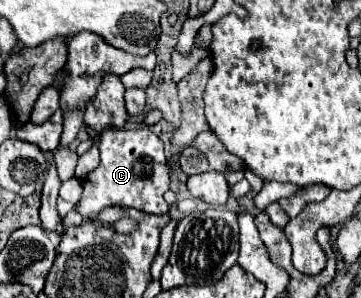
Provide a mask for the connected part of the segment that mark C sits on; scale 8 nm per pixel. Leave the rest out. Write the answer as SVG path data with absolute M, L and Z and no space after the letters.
M107 129L101 133L101 163L83 179L83 195L77 213L87 221L97 221L97 213L107 205L139 207L145 213L165 215L169 211L163 199L169 189L169 167L163 141L151 129Z

